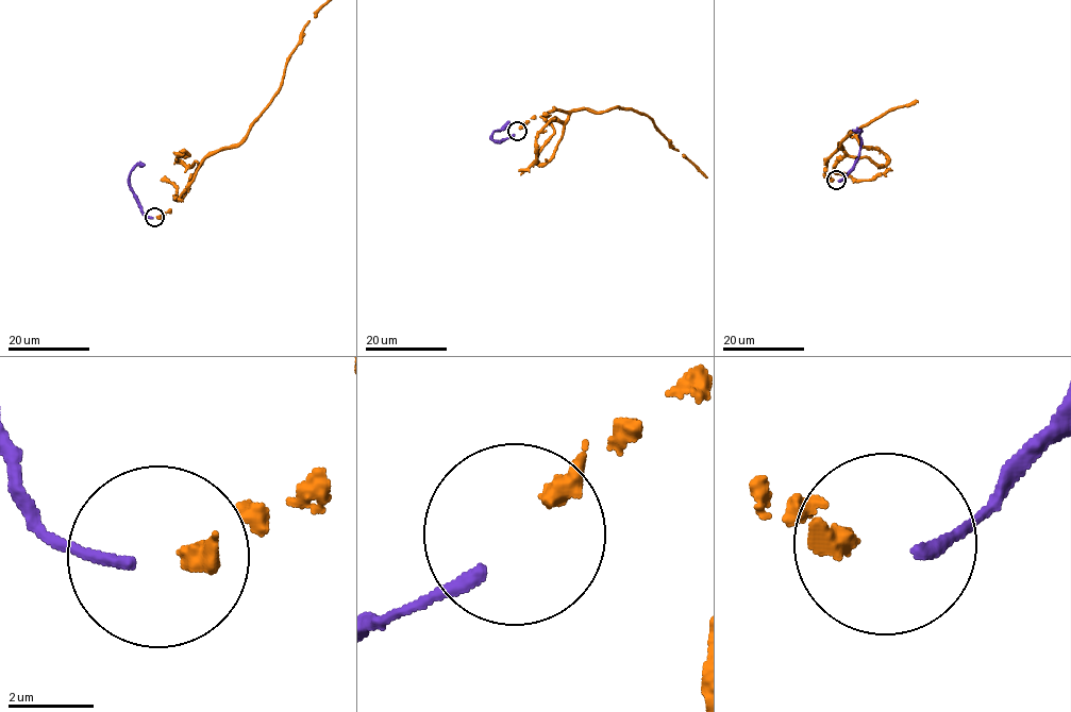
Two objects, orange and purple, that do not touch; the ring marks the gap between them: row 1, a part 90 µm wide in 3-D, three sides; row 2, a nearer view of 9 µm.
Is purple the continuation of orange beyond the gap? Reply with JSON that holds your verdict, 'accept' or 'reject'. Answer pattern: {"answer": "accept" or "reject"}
{"answer": "accept"}

